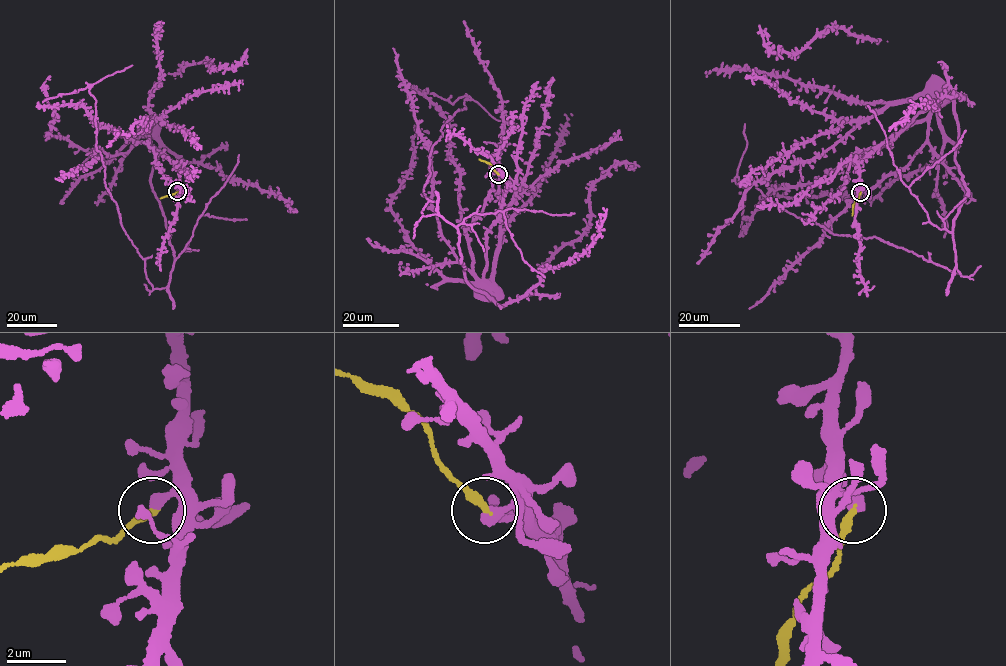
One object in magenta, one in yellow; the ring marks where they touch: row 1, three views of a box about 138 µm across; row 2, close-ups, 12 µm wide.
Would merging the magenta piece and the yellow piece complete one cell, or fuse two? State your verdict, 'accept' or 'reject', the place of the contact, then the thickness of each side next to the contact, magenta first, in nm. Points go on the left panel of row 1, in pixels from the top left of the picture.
reject | (177, 191) | 400/280 nm

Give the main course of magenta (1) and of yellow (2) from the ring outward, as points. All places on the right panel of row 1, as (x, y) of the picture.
1: (860, 192), (858, 162), (875, 147), (896, 137), (916, 113), (925, 109), (931, 83)
2: (860, 192), (852, 215)

